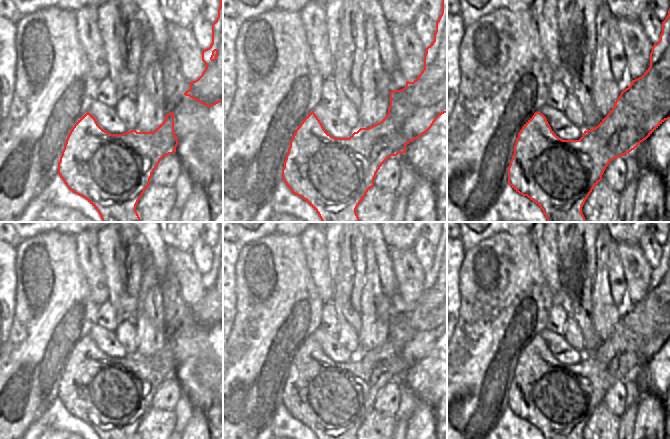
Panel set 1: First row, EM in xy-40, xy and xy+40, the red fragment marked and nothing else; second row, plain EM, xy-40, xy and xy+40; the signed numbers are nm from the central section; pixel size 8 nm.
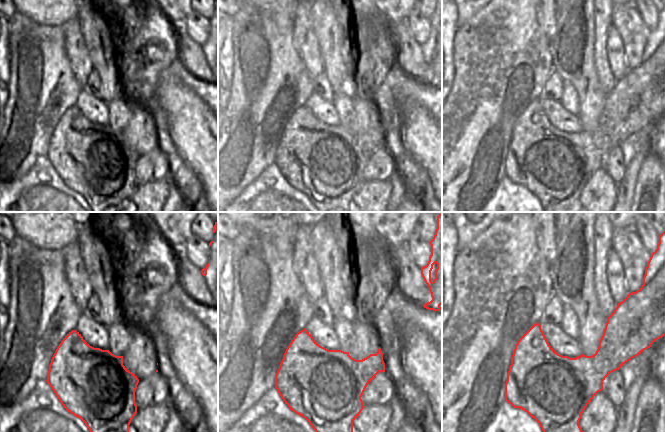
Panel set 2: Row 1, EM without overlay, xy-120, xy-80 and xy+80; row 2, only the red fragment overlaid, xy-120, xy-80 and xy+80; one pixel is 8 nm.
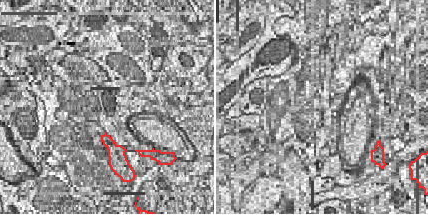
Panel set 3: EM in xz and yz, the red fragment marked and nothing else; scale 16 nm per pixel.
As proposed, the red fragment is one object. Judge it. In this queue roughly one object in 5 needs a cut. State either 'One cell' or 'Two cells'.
Two cells

